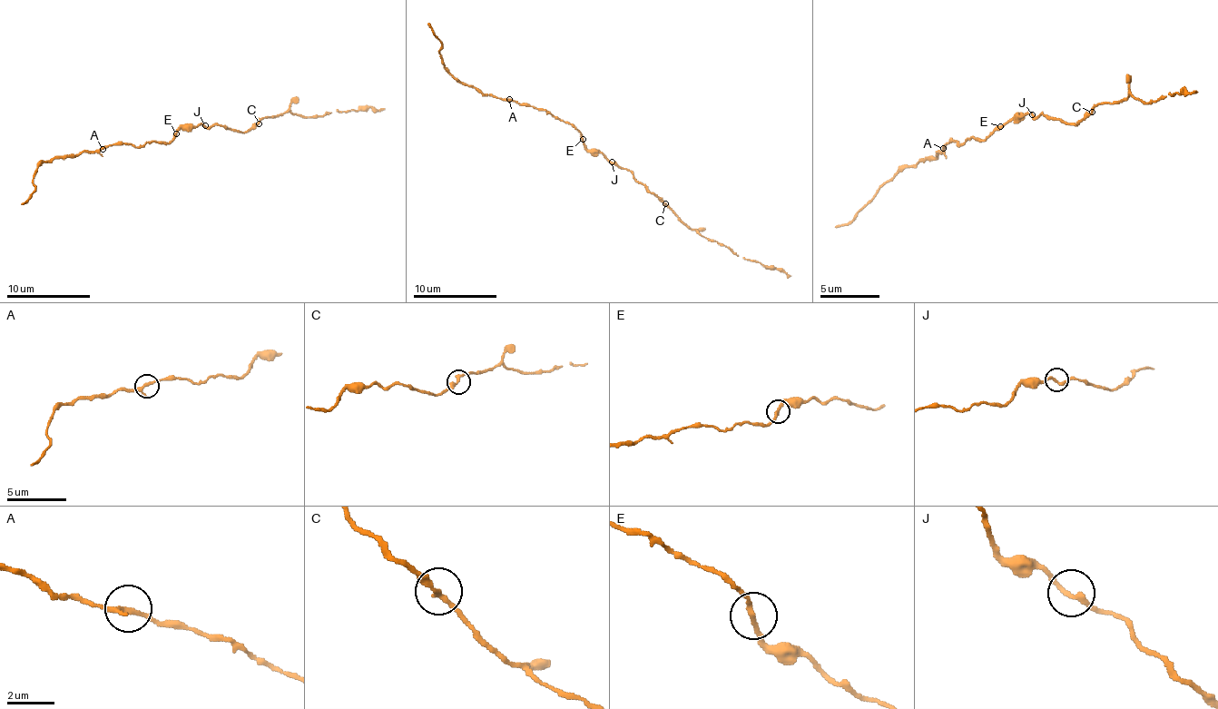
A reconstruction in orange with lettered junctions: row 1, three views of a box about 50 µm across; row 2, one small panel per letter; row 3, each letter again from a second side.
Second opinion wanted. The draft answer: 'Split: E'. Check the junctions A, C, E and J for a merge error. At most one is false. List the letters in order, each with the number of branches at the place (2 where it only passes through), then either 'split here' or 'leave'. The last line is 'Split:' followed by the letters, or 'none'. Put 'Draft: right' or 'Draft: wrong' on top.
Draft: wrong
A: branches 2; leave
C: branches 2; leave
E: branches 2; leave
J: branches 2; leave
Split: none

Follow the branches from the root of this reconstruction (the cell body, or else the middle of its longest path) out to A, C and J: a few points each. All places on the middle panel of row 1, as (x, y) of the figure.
A: (591, 149), (570, 124), (543, 110), (520, 105), (509, 99)
C: (591, 149), (599, 149), (612, 162), (626, 168), (665, 203)
J: (591, 149), (599, 149), (612, 162)

